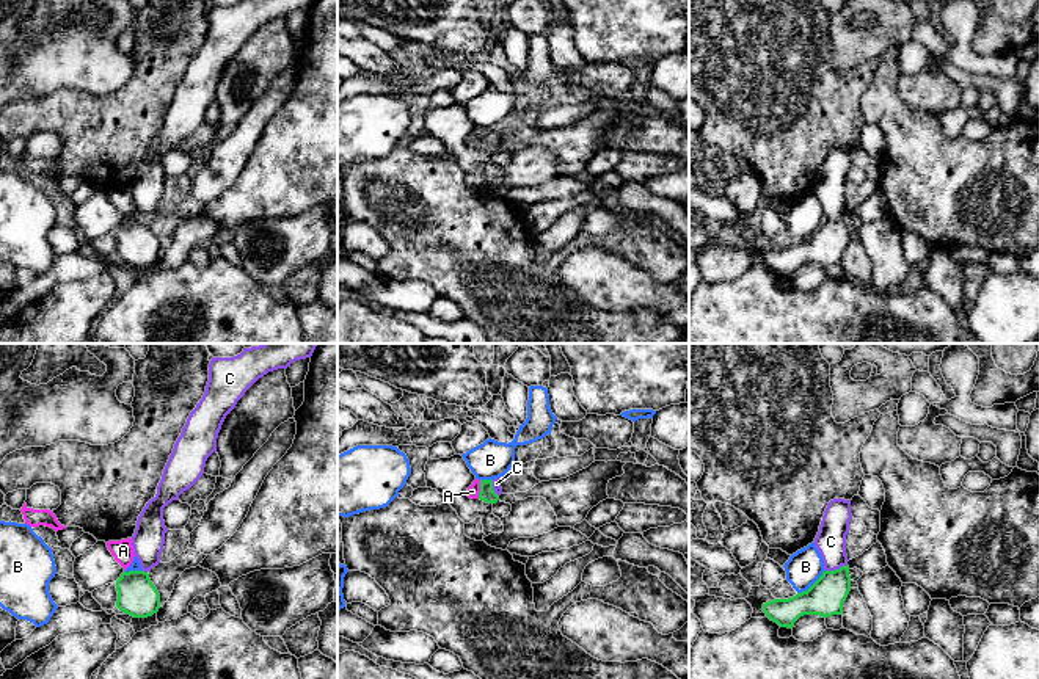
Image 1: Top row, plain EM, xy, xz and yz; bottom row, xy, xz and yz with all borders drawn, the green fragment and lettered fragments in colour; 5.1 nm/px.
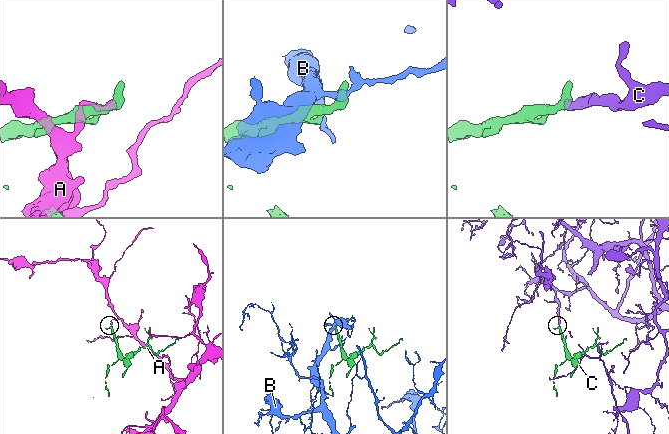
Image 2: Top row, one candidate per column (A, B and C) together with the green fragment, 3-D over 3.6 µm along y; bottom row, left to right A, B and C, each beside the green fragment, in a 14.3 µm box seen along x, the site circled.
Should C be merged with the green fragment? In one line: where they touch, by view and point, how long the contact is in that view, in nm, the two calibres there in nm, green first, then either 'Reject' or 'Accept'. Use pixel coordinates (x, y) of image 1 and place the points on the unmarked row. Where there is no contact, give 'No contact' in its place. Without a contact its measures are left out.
Touches green at yz (835, 218). Shared border 120 nm. Thickness 190 nm (green) against 160 nm. Accept

